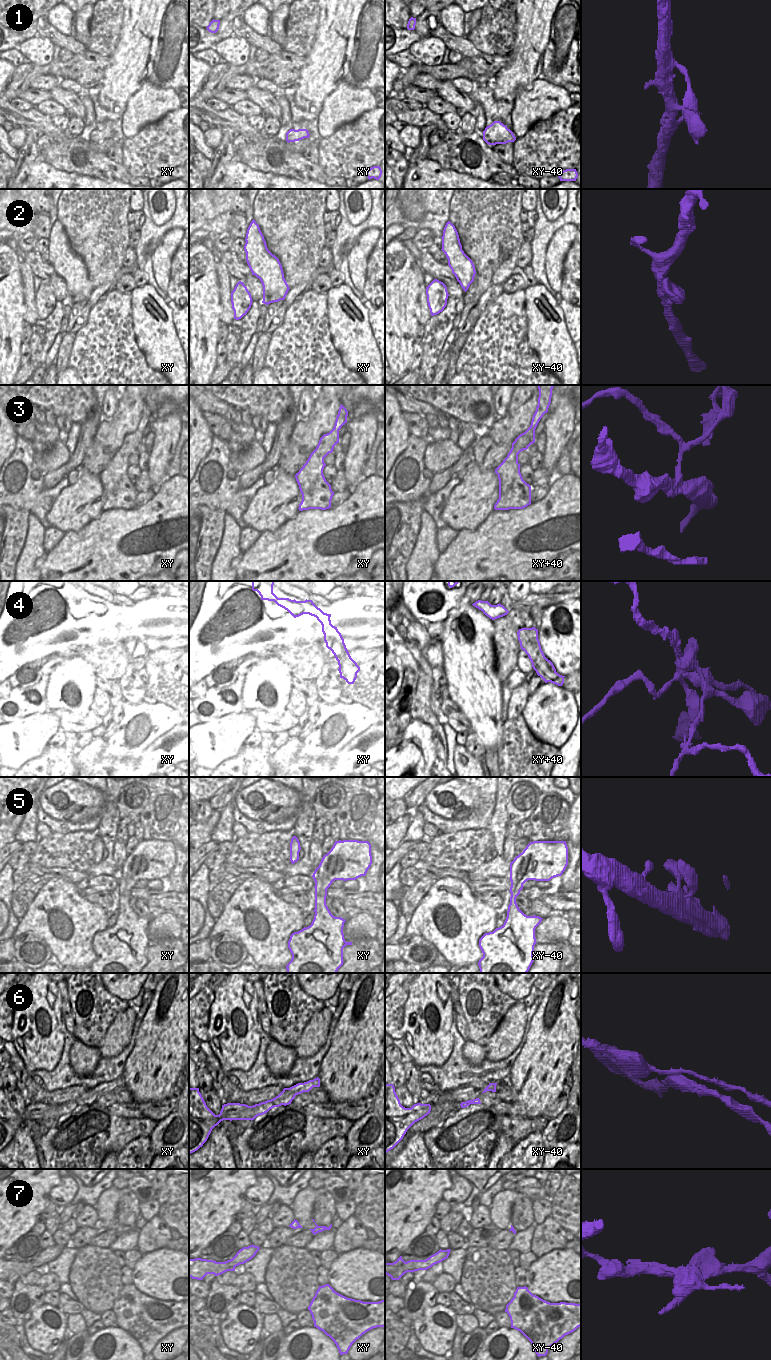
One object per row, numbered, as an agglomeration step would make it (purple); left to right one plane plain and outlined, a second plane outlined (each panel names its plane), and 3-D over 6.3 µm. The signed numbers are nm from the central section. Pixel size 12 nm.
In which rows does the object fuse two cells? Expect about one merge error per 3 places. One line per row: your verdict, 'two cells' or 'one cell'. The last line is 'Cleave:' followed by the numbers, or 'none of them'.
1: one cell
2: one cell
3: two cells
4: two cells
5: one cell
6: two cells
7: one cell
Cleave: 3, 4, 6

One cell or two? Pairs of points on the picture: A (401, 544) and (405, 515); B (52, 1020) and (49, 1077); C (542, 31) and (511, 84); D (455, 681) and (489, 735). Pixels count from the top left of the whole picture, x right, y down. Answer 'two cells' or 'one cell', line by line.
A: one cell
B: two cells
C: one cell
D: one cell

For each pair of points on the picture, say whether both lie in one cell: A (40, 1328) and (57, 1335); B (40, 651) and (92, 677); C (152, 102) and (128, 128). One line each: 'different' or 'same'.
A: same
B: different
C: same

